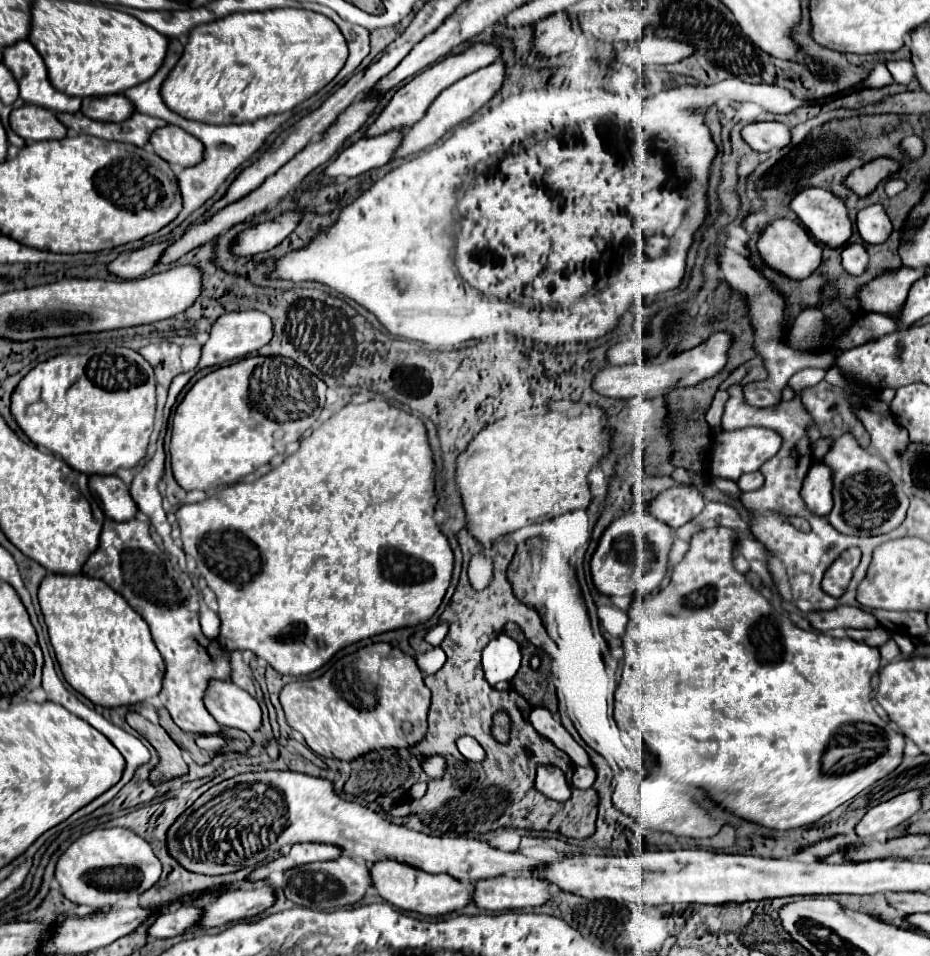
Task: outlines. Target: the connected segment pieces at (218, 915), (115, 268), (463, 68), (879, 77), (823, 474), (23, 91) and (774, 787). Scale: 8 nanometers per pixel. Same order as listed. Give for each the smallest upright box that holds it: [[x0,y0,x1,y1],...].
[[201,885,277,929],[107,243,169,281],[367,43,501,135],[861,63,895,89],[800,461,833,515],[3,41,81,113],[615,527,905,831]]

